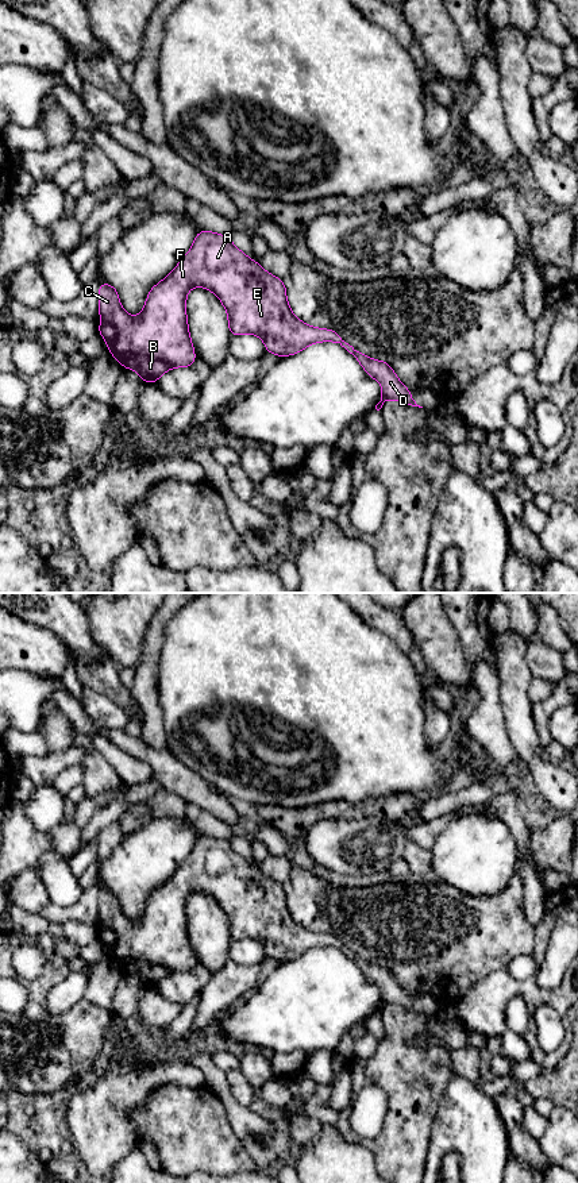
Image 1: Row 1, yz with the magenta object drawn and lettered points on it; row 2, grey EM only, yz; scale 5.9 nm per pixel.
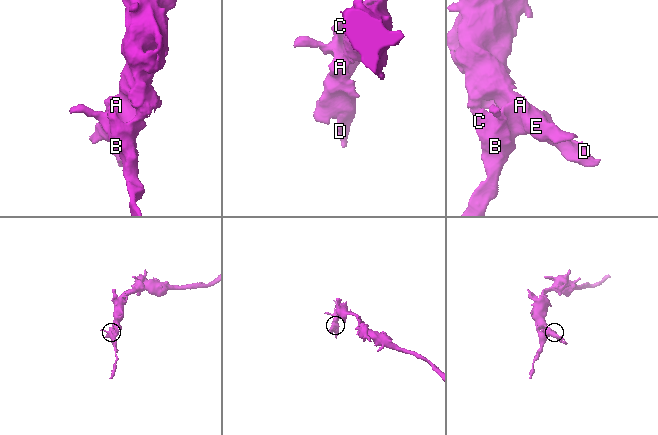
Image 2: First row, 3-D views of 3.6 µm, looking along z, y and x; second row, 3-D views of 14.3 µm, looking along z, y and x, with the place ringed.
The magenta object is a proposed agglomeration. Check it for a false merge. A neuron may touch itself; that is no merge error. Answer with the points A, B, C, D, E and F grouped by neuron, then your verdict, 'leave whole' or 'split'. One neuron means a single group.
A B C D E F | leave whole

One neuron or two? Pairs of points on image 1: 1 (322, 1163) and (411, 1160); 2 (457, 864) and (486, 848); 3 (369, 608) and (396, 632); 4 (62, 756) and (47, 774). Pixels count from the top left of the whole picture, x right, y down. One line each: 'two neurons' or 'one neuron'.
1: two neurons
2: one neuron
3: one neuron
4: one neuron

